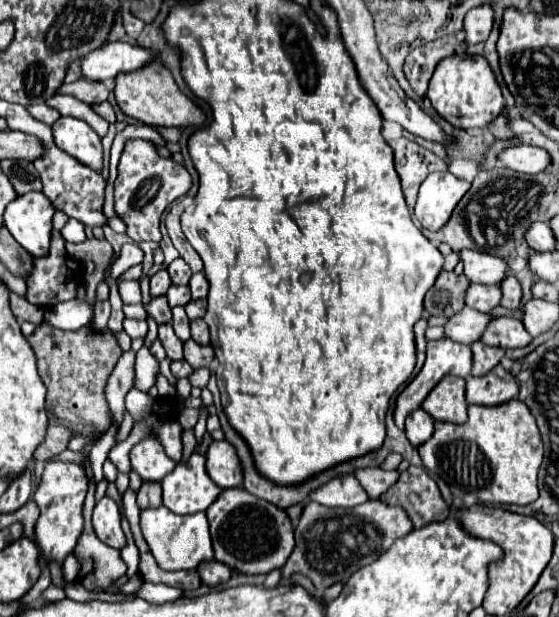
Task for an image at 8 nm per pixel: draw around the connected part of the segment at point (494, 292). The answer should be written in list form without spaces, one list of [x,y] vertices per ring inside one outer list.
[[[472,283],[466,295],[466,305],[482,311],[482,313],[490,313],[494,307],[500,305],[502,299],[502,291],[498,285],[476,285]]]

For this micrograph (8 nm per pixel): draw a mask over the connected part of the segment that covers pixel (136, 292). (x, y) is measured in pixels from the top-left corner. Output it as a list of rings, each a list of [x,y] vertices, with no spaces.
[[[120,281],[118,291],[124,303],[140,303],[140,281]]]

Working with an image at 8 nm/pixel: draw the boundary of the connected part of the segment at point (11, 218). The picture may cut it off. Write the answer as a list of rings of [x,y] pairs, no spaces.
[[[40,191],[18,195],[4,211],[4,225],[12,237],[32,255],[42,257],[50,247],[54,207]]]

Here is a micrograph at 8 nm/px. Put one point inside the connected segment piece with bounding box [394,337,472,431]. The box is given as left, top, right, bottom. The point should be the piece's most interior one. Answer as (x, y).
(444, 357)

